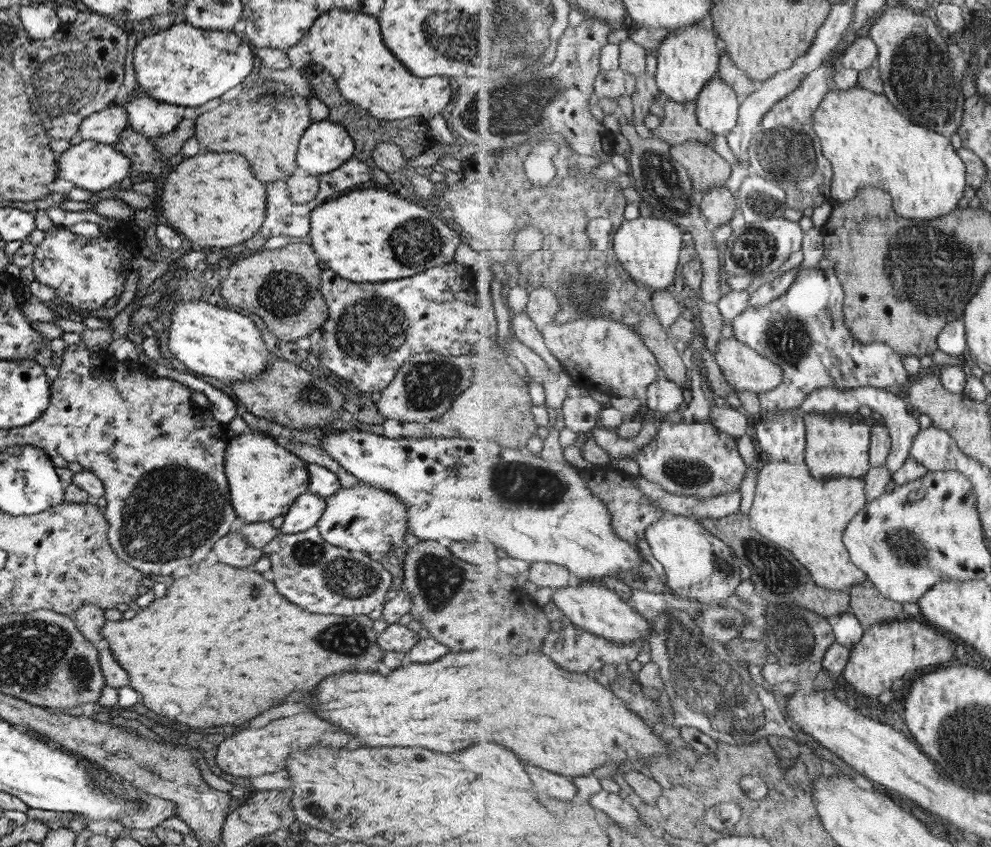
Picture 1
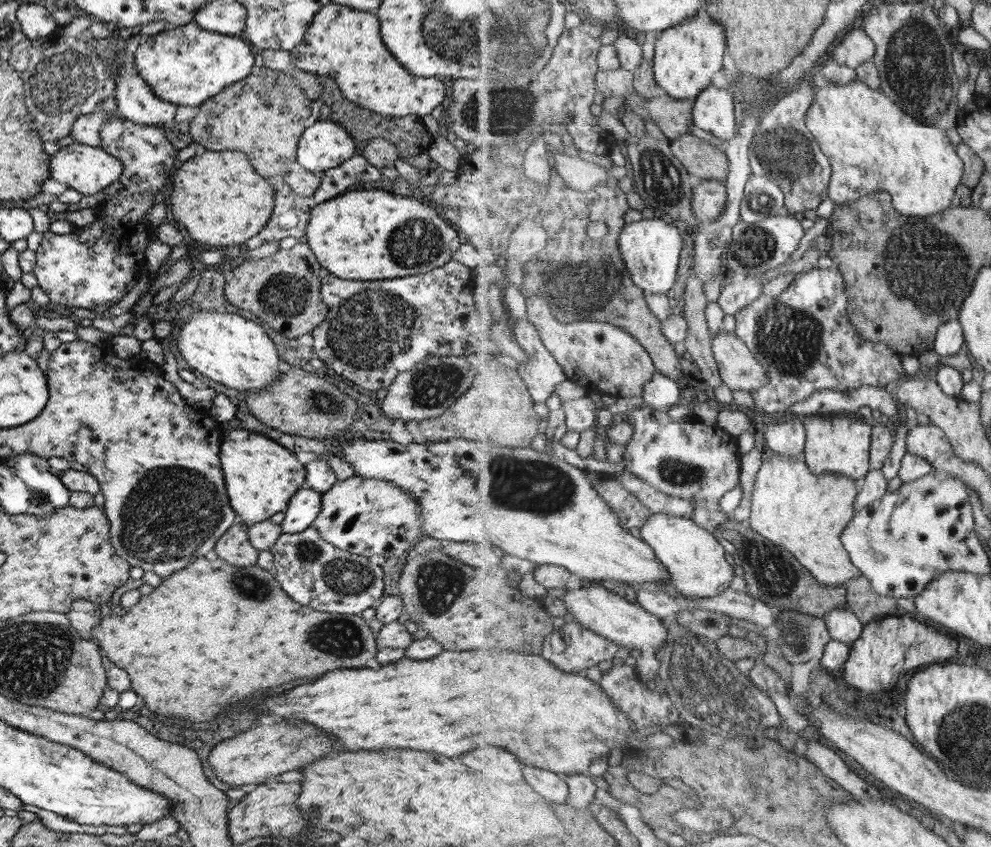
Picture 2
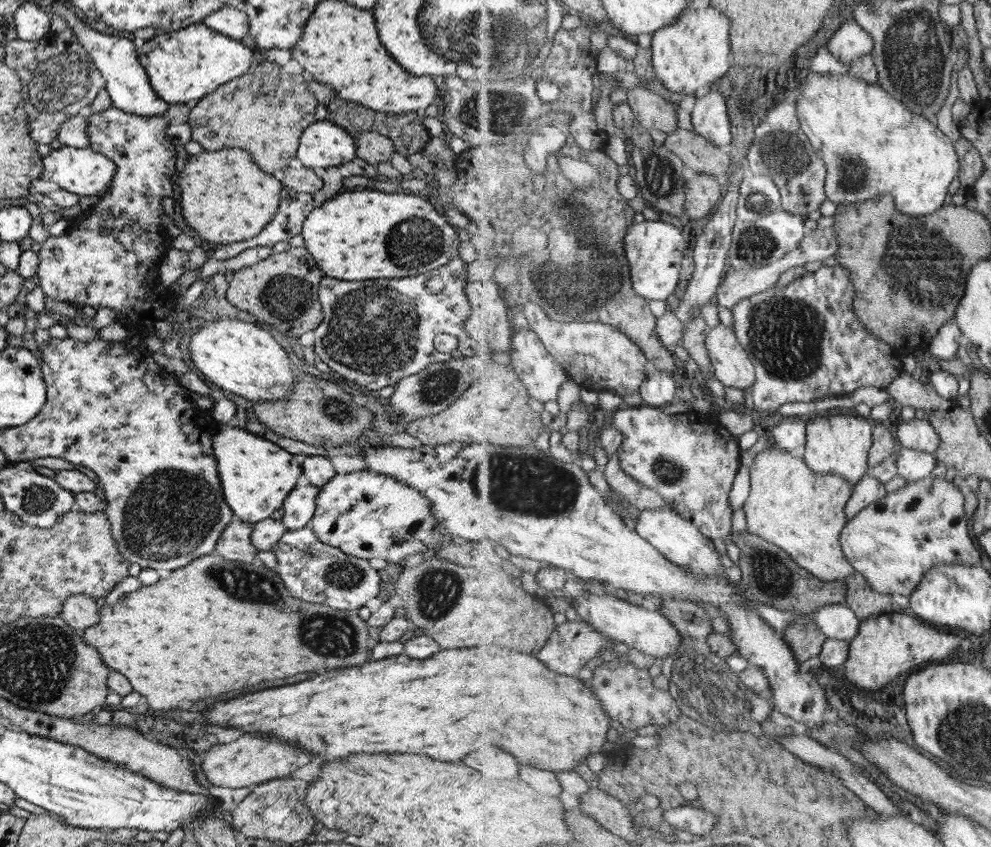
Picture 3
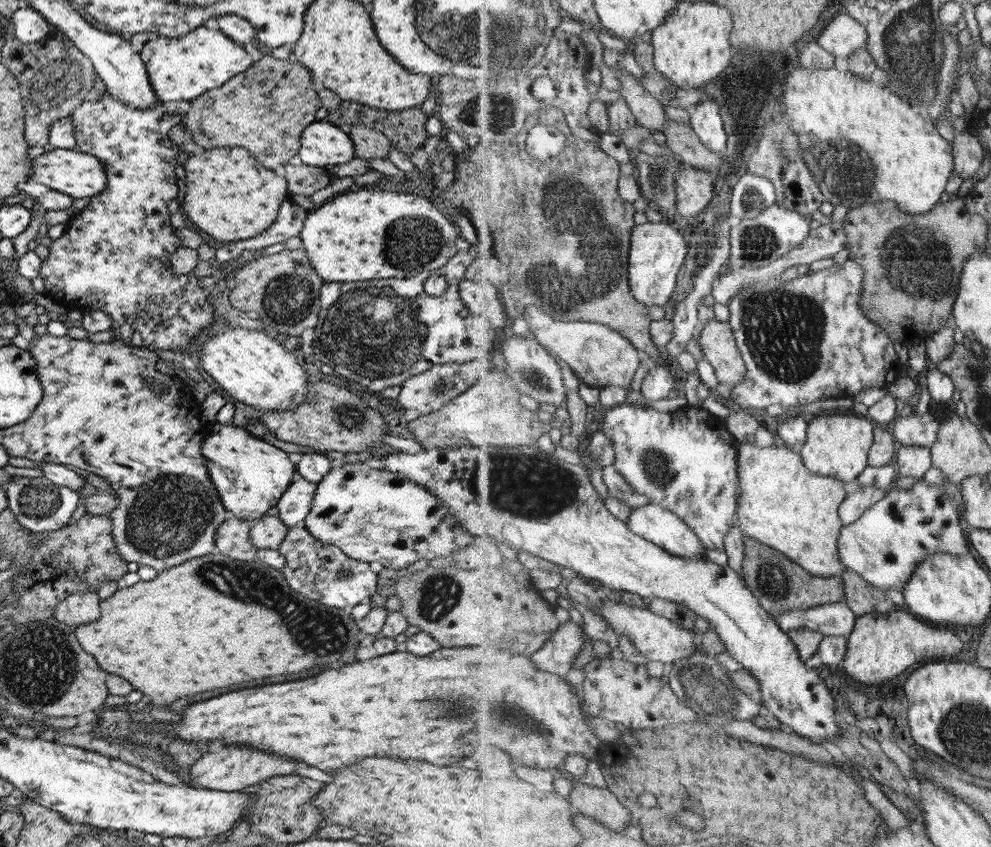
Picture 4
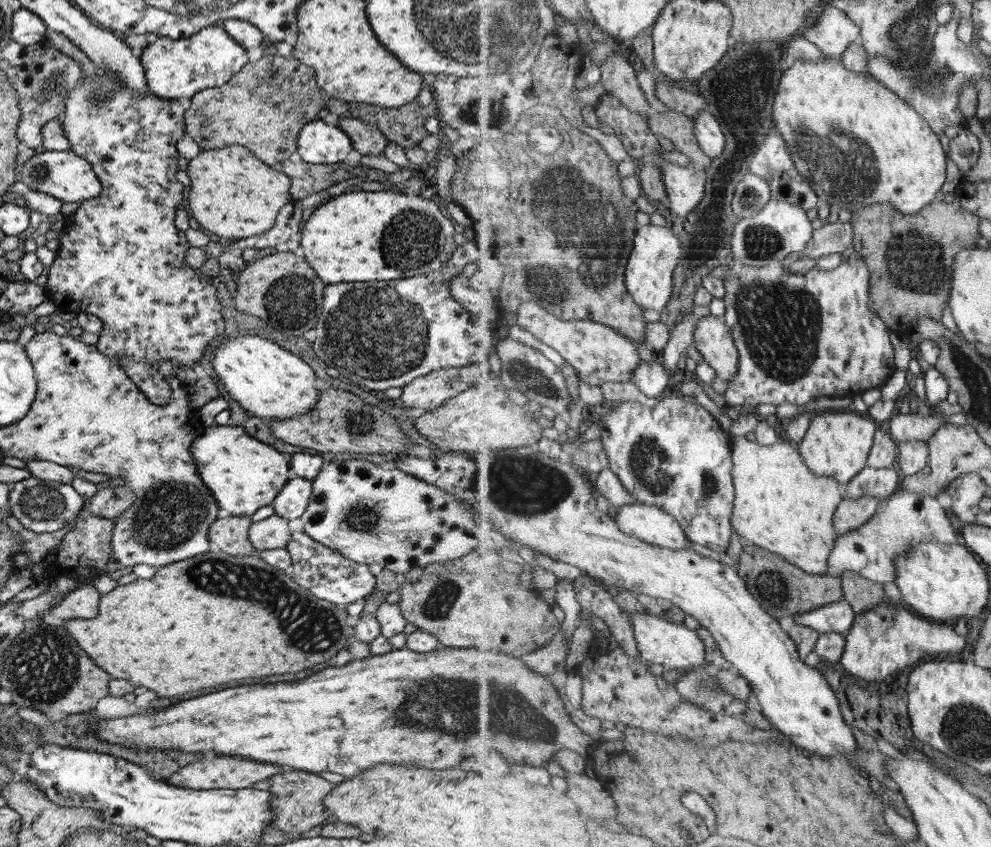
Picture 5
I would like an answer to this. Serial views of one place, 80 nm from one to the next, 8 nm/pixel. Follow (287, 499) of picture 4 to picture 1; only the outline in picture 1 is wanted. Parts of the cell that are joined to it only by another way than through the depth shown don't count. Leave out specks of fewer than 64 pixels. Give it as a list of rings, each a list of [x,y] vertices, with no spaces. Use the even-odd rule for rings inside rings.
[[[306,490],[295,498],[288,511],[283,515],[279,532],[297,534],[316,526],[317,519],[321,516],[324,508],[324,498]]]

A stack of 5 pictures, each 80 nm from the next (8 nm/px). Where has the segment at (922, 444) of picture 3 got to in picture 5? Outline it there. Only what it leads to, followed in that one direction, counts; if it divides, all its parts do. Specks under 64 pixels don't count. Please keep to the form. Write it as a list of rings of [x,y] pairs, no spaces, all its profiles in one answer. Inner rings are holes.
[[[963,411],[945,416],[934,412],[928,416],[910,412],[906,414],[894,412],[889,419],[889,430],[892,438],[899,444],[913,442],[913,440],[927,442],[945,423],[962,427],[967,423],[967,420]]]

